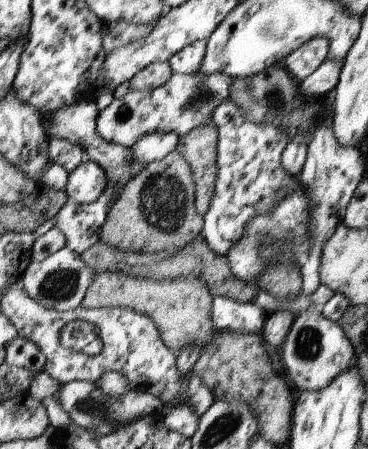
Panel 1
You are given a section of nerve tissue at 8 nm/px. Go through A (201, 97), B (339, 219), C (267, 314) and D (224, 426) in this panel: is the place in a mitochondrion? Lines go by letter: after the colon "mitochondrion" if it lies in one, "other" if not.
A: mitochondrion
B: other
C: other
D: mitochondrion

